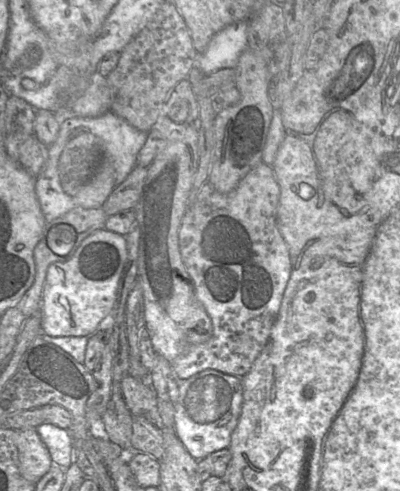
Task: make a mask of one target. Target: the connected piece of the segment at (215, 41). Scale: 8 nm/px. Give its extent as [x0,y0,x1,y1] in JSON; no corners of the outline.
[196,20,248,75]

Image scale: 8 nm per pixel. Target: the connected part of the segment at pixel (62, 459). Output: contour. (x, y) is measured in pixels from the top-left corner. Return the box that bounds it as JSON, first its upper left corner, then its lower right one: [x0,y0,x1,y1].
[36,422,74,468]

